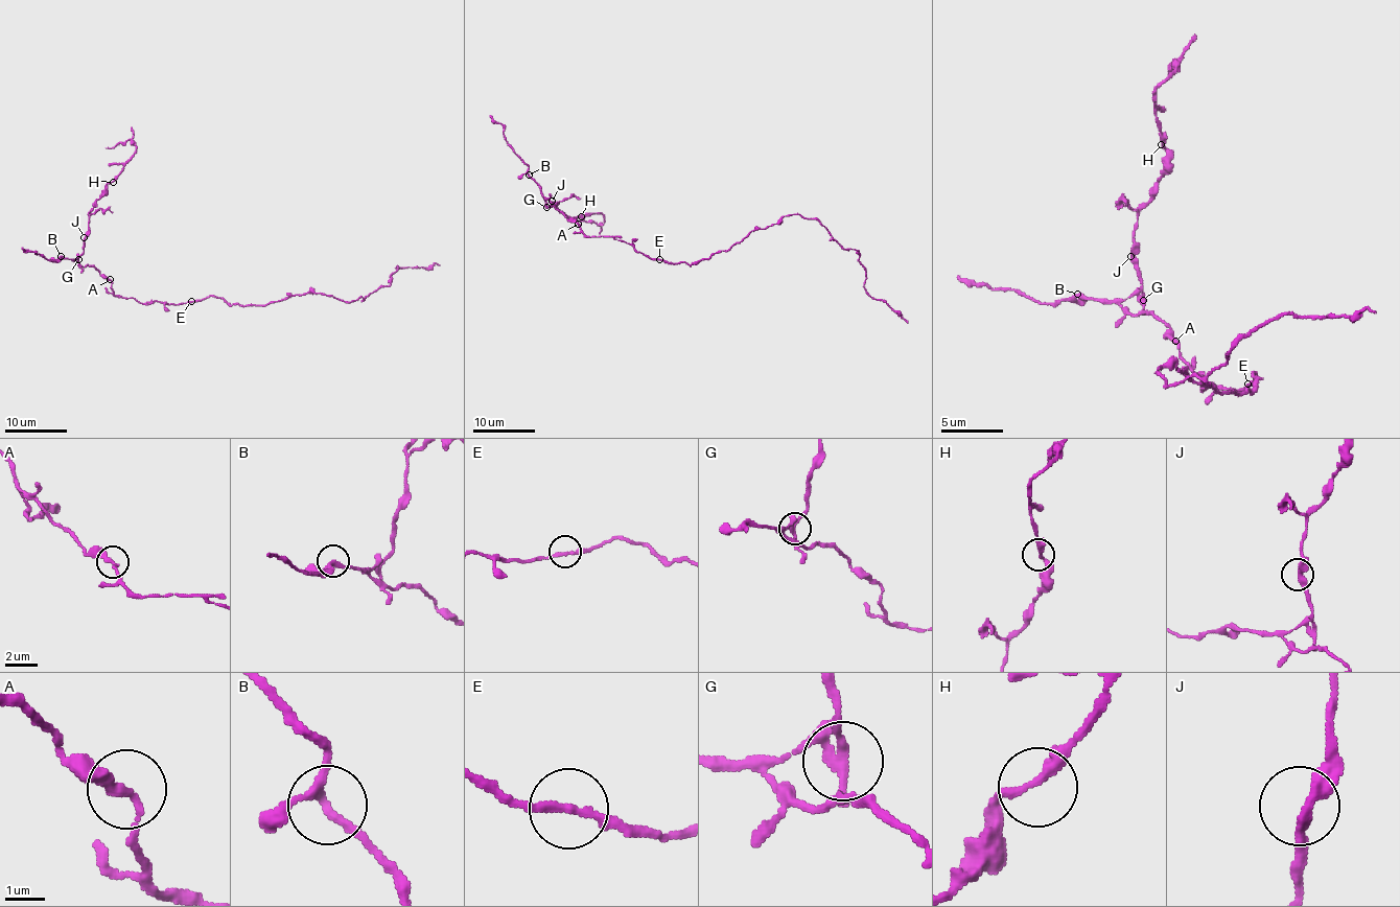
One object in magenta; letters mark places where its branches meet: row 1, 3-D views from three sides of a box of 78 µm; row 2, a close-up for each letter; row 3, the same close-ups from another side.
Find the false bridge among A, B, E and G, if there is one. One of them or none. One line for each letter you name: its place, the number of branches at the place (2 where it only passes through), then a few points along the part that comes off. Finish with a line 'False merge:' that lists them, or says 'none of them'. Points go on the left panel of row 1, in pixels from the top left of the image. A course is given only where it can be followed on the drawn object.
G: at (78, 259); 2 branches meet; foreign part runs (78, 259), (88, 230), (88, 213), (104, 187), (136, 152), (129, 140), (104, 148)
False merge: G

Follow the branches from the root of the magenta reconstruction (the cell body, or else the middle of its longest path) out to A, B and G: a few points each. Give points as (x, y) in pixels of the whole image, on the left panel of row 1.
A: (191, 302), (140, 304), (133, 298), (117, 298), (110, 279)
B: (191, 302), (140, 304), (133, 298), (117, 298), (111, 282), (97, 270), (87, 265), (80, 266), (61, 256)
G: (191, 302), (140, 304), (133, 298), (117, 298), (111, 282), (93, 266), (80, 266), (74, 260), (78, 259)

